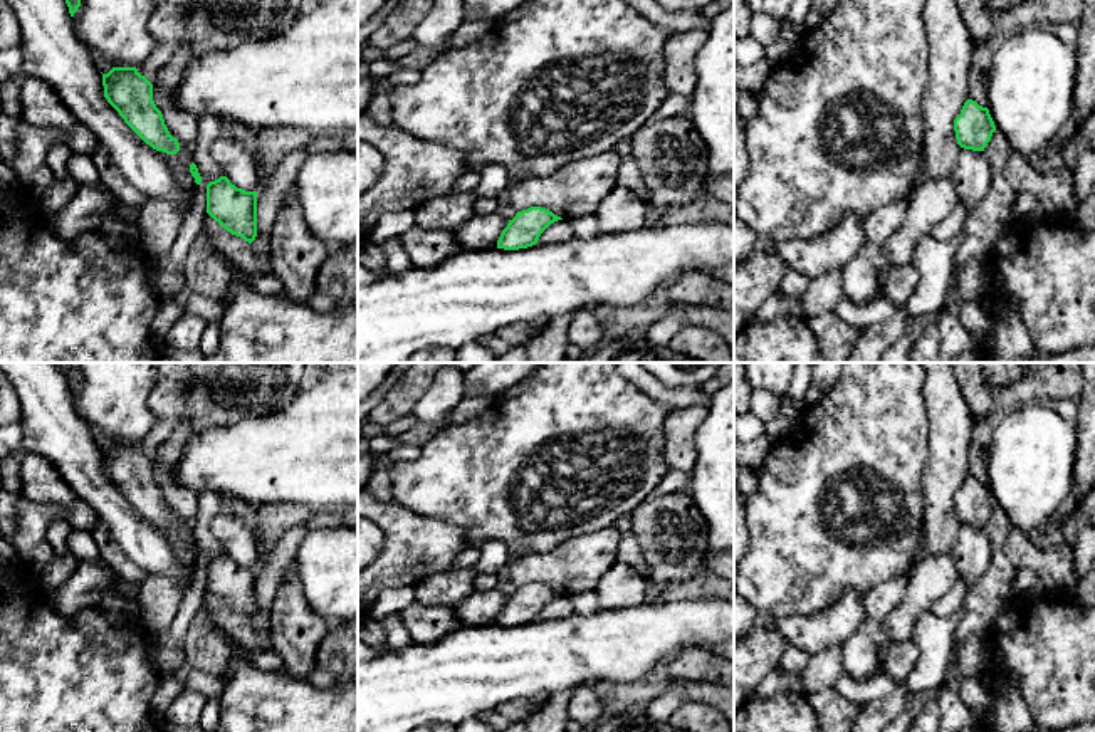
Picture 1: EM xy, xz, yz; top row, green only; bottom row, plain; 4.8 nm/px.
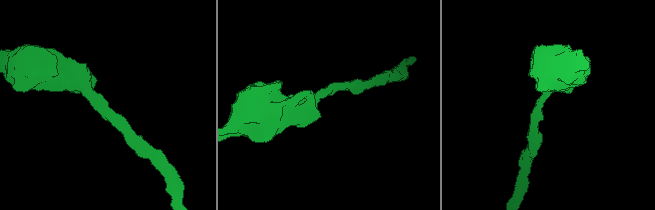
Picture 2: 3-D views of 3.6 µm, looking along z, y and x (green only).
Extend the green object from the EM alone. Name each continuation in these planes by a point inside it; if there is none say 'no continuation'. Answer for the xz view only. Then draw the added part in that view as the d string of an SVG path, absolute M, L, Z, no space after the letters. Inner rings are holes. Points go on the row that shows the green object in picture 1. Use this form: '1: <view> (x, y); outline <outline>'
no continuation

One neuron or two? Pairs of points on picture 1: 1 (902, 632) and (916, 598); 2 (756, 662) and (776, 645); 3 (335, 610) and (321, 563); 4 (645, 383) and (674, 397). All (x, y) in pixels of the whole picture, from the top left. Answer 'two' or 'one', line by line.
1: one
2: one
3: one
4: one

